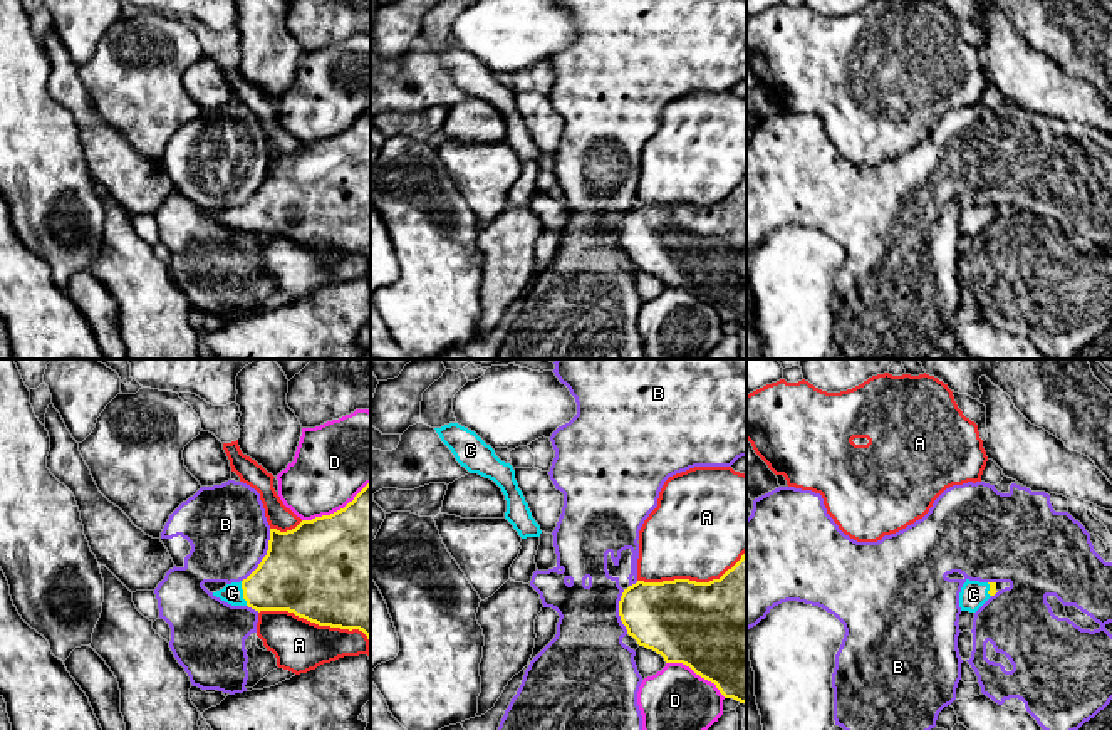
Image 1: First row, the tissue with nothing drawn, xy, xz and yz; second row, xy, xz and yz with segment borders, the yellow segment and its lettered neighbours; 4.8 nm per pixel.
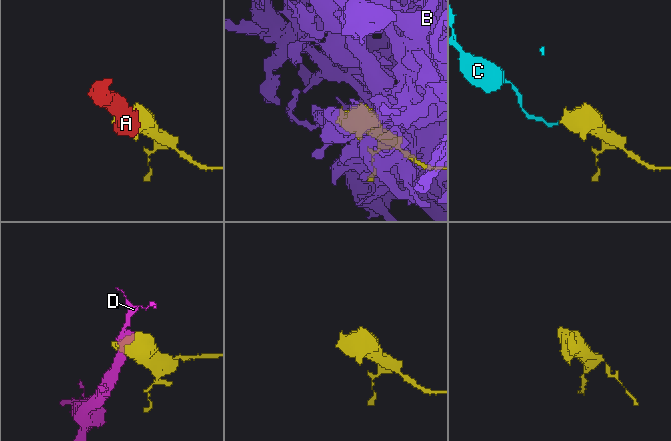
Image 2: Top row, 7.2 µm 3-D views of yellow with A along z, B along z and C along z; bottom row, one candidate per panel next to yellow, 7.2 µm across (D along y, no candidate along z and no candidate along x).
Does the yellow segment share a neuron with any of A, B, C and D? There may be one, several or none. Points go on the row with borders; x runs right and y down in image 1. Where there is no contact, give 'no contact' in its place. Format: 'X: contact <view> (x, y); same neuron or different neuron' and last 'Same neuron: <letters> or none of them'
A: contact xy (322, 625); different neuron
B: contact xy (265, 556); different neuron
C: contact xy (244, 593); same neuron
D: contact xy (337, 510); different neuron
Same neuron: C

